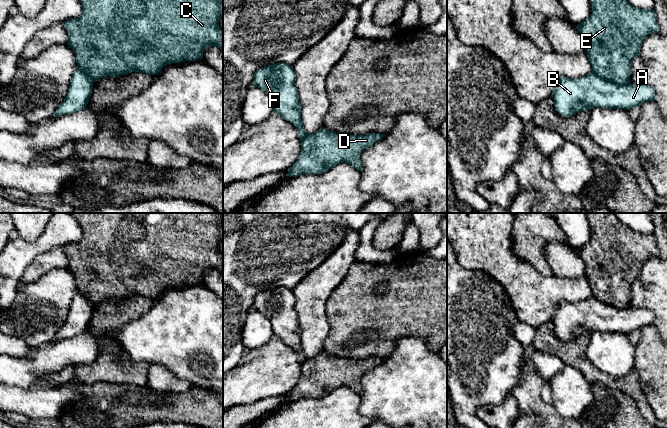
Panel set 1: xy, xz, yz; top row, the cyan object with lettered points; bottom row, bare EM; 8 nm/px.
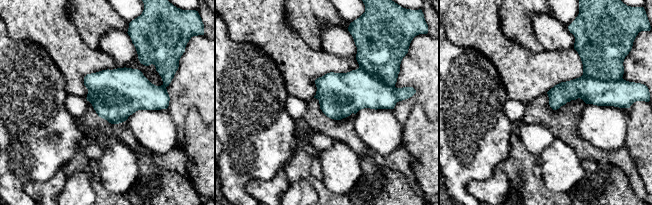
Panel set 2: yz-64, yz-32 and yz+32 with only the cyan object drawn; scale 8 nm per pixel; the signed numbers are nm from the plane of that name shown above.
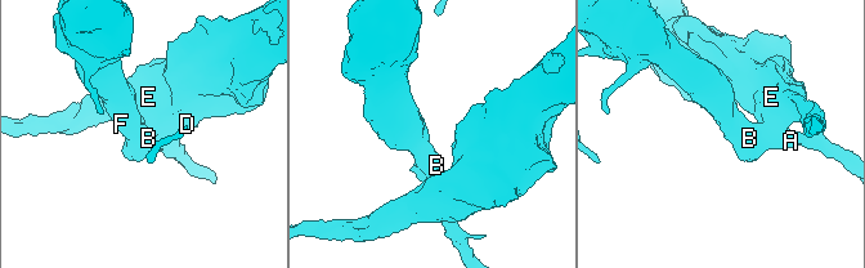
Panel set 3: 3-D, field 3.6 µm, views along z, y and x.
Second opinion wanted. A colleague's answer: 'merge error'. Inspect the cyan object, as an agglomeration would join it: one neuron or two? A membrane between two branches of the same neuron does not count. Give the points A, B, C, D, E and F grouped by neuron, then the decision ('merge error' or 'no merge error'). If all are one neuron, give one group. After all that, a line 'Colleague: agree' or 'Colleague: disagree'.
groups A B F / C D E; merge error
Colleague: agree

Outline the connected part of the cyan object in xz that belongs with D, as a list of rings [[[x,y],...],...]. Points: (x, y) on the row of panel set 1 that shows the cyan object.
[[[322,127],[314,133],[307,134],[301,140],[301,152],[295,163],[288,169],[288,176],[323,174],[342,162],[361,171],[361,153],[383,137],[384,135],[380,133],[341,134]]]

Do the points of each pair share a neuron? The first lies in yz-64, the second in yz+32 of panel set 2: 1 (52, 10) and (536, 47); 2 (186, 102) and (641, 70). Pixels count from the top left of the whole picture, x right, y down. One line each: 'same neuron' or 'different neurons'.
1: different neurons
2: same neuron

